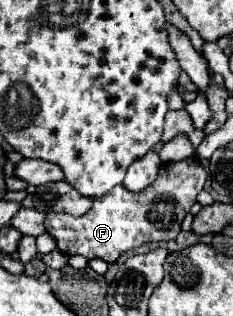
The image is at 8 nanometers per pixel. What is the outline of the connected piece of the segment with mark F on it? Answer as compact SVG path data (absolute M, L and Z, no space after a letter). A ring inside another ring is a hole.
M186 158L180 162L168 162L162 166L156 182L144 192L130 192L124 186L114 186L110 194L96 198L92 208L80 216L46 214L46 232L56 240L56 246L66 256L82 254L86 258L102 258L104 262L116 262L124 252L150 242L170 242L178 236L180 224L190 208L196 204L198 192L204 188L206 170L198 158Z

